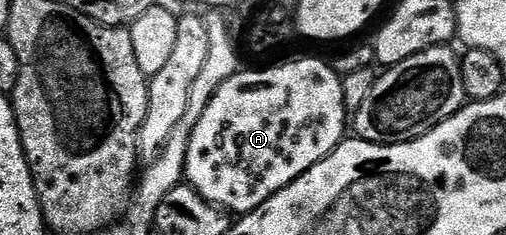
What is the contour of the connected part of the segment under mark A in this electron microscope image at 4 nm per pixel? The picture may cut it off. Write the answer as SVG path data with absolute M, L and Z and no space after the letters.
M299 59L264 71L243 69L217 89L205 113L201 113L201 121L191 130L183 173L189 186L205 201L228 213L246 213L269 201L269 197L321 162L343 142L348 131L349 112L344 103L343 80L330 62Z

